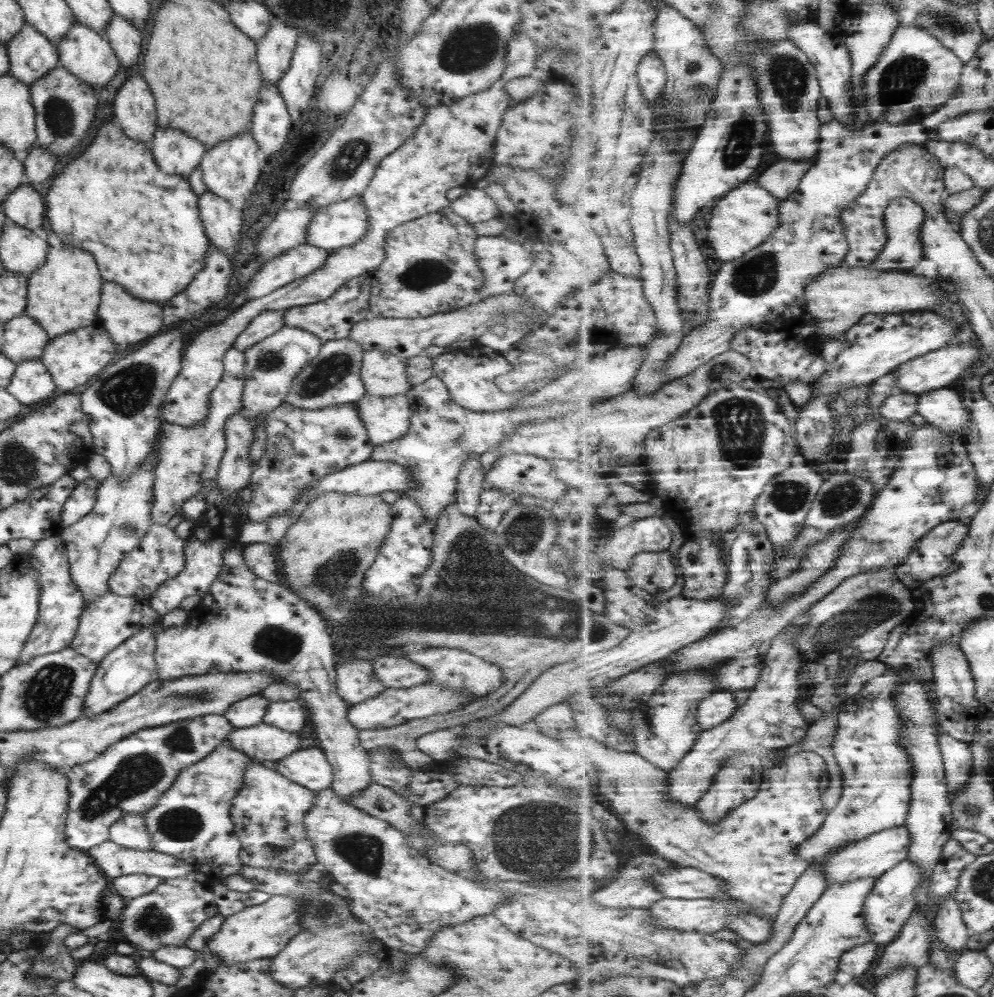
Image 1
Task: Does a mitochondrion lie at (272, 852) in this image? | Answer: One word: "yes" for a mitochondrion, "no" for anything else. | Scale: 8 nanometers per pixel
yes

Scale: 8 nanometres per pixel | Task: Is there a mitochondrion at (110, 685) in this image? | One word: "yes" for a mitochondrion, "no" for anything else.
no

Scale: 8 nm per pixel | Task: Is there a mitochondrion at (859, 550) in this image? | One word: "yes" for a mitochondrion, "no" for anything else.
no

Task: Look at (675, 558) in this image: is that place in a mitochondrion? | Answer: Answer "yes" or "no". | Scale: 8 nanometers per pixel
no

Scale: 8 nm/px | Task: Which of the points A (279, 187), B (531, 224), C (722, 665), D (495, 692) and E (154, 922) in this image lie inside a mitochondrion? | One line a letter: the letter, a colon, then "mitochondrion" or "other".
A: other
B: other
C: mitochondrion
D: other
E: mitochondrion

